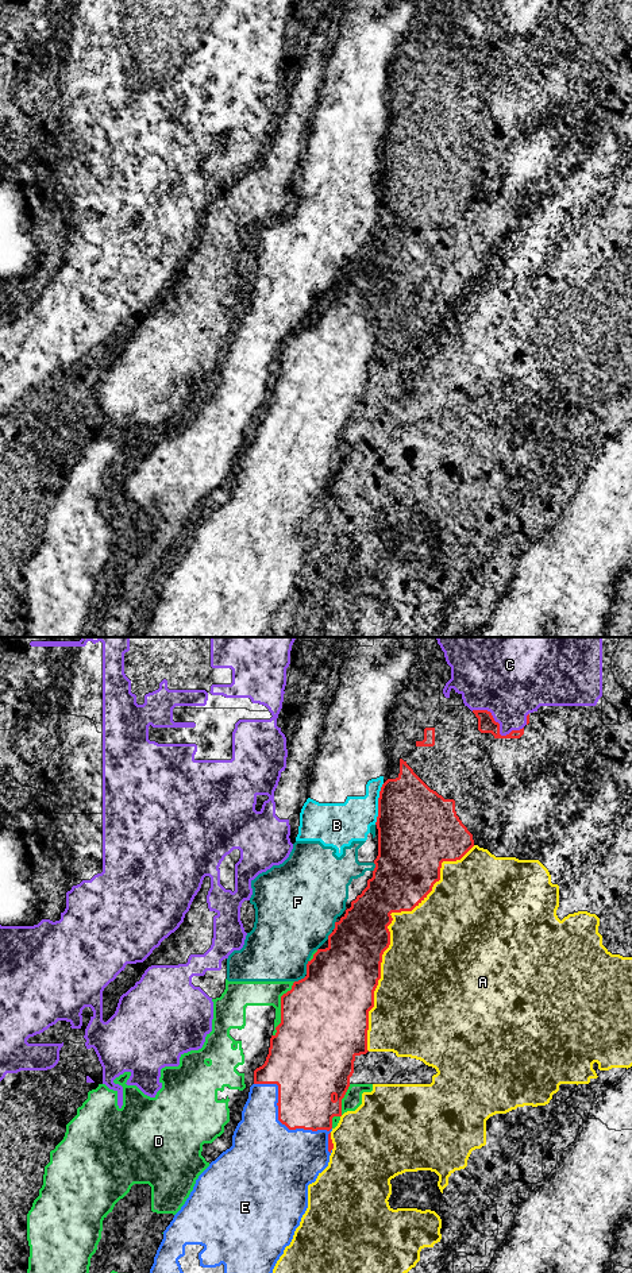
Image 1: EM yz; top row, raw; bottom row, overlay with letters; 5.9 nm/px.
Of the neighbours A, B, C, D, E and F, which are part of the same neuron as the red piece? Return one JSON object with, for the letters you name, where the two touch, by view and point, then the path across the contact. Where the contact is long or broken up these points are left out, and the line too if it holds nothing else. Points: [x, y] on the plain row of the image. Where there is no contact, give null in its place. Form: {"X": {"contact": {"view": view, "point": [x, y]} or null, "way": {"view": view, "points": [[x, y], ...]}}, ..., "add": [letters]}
{"E": {"contact": {"view": "yz", "point": [285, 477]}}, "add": ["E"]}

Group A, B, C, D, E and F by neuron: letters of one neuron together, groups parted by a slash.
A / B F / C / D / E

